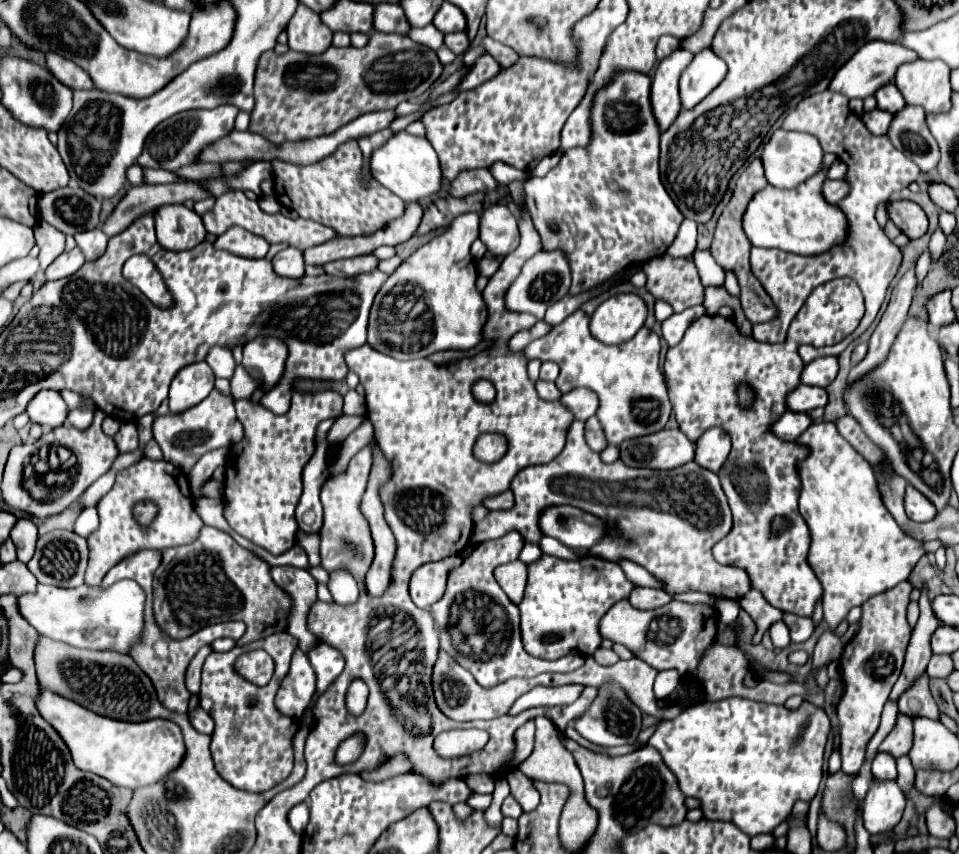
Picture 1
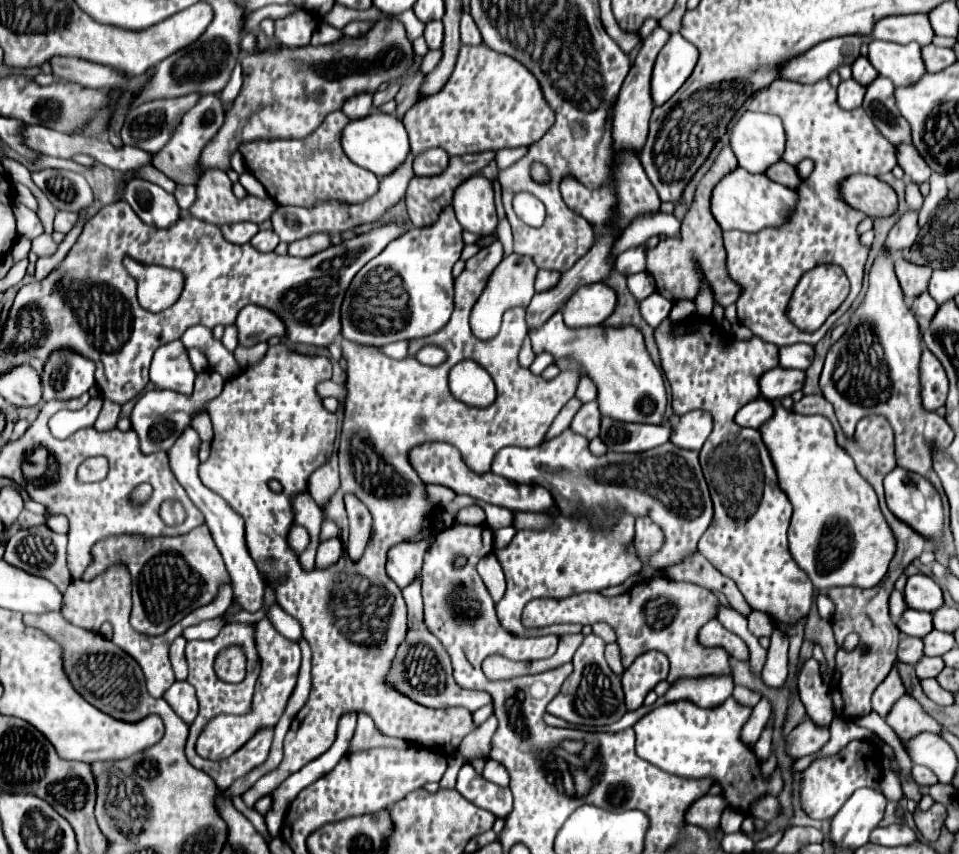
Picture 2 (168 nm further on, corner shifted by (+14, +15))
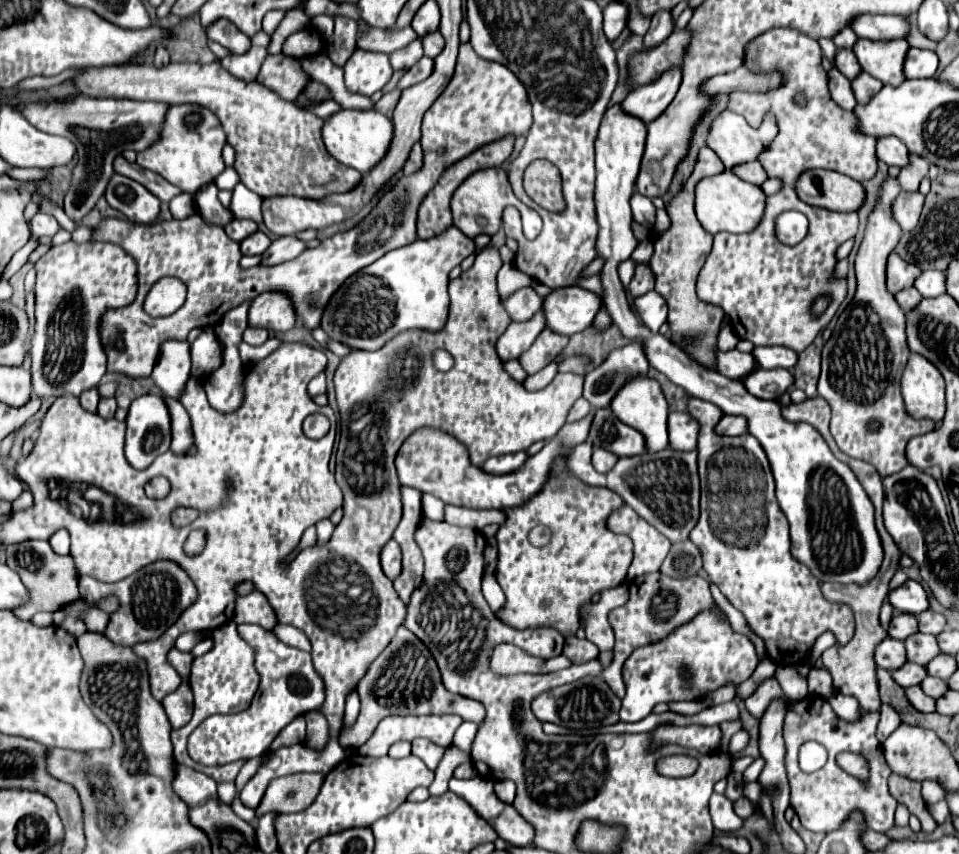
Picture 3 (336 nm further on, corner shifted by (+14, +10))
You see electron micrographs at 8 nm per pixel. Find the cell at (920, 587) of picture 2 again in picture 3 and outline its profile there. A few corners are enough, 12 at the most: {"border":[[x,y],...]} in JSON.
{"border":[[916,580],[890,590],[896,610],[920,614],[928,610],[926,592]]}

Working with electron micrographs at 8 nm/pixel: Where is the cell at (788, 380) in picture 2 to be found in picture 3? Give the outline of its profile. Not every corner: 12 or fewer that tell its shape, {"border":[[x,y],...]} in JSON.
{"border":[[784,368],[748,374],[746,390],[774,400],[792,384]]}

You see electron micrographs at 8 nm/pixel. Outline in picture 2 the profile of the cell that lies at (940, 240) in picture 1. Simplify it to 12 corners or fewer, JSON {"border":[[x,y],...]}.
{"border":[[906,183],[906,203],[914,211],[922,209],[924,197],[918,185]]}

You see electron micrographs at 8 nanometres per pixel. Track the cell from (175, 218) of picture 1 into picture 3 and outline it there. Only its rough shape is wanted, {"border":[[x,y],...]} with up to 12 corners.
{"border":[[114,174],[108,206],[130,222],[152,224],[160,200],[142,184]]}

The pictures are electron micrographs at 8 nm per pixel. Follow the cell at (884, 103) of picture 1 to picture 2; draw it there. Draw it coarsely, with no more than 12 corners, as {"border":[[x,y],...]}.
{"border":[[866,57],[852,65],[852,77],[860,85],[870,85],[878,71]]}

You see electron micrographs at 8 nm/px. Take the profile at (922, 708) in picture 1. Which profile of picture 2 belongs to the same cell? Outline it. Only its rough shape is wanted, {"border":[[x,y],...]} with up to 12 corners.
{"border":[[908,693],[892,705],[886,723],[906,741],[940,725]]}

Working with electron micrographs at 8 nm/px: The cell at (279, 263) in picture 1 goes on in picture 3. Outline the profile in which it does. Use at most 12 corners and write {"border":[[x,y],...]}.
{"border":[[258,230],[242,240],[244,256],[258,256],[270,246],[270,238]]}

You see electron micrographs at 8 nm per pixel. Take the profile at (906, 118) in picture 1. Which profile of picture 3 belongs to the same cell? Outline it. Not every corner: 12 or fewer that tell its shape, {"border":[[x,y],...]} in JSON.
{"border":[[866,72],[852,80],[856,102],[866,104],[884,84]]}

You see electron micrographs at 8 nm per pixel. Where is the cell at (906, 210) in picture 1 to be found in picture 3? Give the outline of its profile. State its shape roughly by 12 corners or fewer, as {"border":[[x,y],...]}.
{"border":[[822,168],[802,172],[794,190],[802,202],[856,212],[860,182]]}

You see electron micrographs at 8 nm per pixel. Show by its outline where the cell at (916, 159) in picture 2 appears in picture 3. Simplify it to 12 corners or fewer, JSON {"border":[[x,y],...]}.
{"border":[[894,136],[878,138],[876,154],[888,166],[904,168],[908,148]]}

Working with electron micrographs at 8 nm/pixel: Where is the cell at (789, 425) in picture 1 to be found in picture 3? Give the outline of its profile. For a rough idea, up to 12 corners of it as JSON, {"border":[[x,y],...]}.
{"border":[[722,416],[714,430],[720,436],[746,432],[746,418]]}

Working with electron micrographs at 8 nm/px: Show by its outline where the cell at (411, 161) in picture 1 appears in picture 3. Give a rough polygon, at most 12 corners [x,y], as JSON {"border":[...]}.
{"border":[[376,110],[324,120],[326,150],[366,174],[388,152],[392,122]]}

